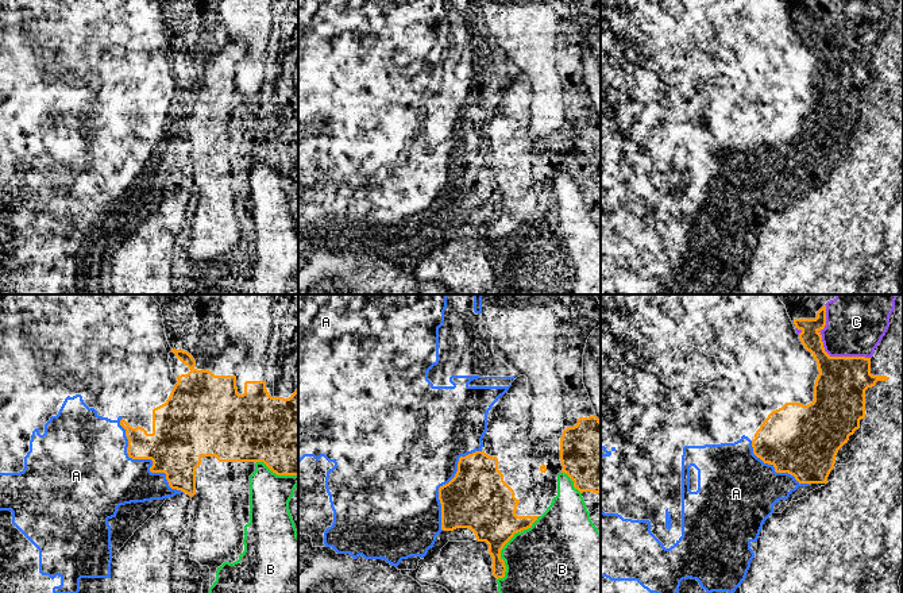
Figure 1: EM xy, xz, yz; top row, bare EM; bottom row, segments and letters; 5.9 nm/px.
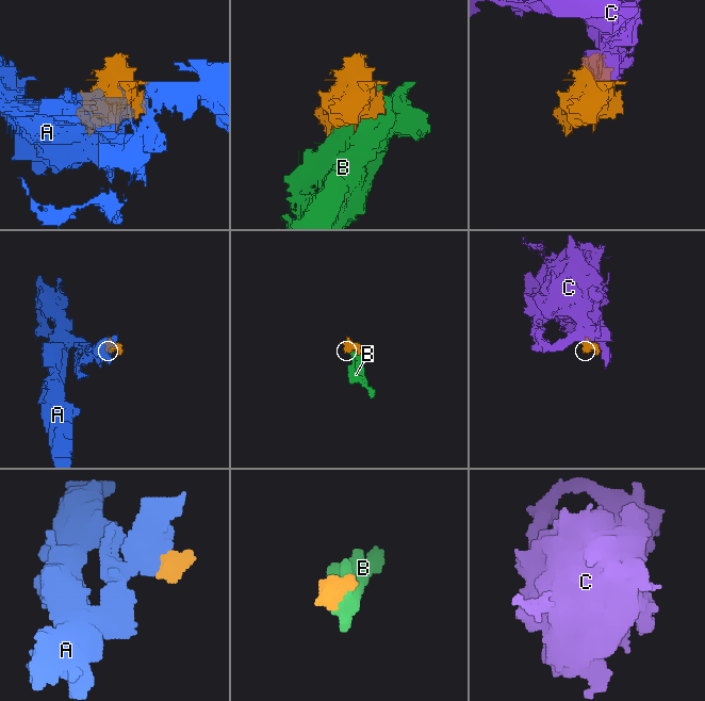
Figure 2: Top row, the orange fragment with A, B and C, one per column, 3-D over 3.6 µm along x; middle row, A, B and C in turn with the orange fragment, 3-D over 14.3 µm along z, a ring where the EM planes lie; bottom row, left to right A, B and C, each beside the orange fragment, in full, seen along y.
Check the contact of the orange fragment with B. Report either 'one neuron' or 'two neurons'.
two neurons

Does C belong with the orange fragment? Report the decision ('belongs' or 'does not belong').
does not belong

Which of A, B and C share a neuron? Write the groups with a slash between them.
A / B / C

